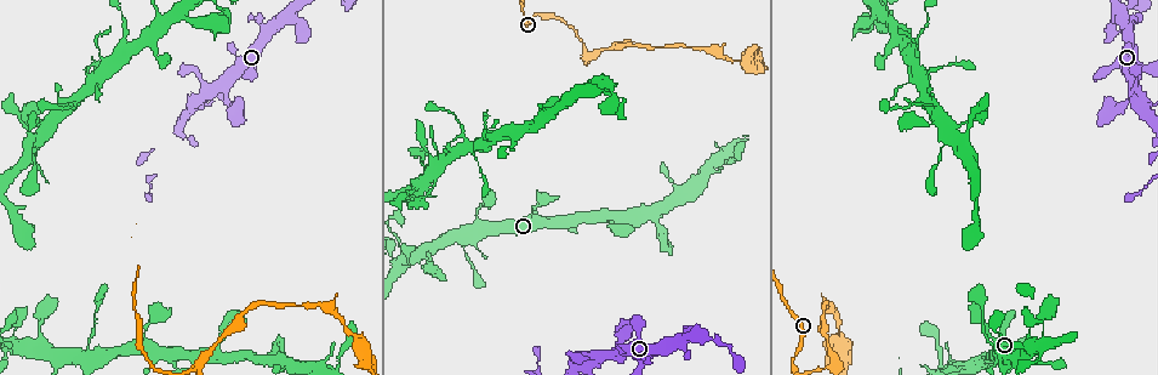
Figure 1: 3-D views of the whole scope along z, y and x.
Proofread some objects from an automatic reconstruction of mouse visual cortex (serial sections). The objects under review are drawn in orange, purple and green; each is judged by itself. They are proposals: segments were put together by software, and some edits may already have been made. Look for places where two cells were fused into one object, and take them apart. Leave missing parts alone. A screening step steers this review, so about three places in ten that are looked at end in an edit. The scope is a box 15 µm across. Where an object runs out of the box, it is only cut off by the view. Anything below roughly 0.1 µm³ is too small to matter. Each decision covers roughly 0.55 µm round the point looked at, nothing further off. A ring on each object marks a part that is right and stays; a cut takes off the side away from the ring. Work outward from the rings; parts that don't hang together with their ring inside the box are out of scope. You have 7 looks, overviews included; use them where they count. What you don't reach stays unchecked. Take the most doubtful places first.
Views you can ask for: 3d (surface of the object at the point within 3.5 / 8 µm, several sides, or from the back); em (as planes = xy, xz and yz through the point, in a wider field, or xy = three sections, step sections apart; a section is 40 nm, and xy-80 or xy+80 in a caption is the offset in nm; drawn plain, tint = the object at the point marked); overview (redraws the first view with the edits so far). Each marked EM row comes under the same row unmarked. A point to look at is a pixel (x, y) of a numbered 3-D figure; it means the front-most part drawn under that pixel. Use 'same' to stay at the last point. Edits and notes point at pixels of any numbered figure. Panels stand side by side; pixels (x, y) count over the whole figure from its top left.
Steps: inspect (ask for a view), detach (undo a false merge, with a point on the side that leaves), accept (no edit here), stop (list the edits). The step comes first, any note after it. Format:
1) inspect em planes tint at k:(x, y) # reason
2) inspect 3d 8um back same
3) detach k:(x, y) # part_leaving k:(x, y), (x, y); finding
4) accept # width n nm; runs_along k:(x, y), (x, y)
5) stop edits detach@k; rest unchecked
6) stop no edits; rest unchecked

inspect 3d 3.5um at 1:(942, 363) # narrows sharply

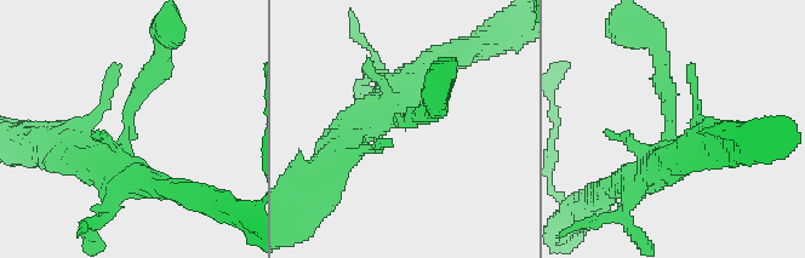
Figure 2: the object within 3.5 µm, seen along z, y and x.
inspect em planes tint at 2:(130, 129) # arms 4; arm_widths 250, 400, 450, 450 nm

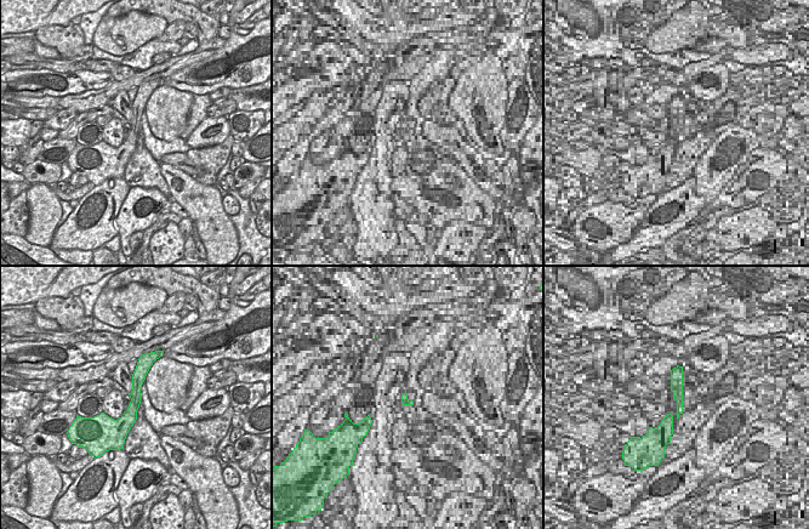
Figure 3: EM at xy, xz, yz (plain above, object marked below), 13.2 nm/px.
accept # runs_along 2:(72, 150), (109, 159), (158, 58); continuous, no second cell

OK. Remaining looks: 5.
inspect 3d 8um at 1:(837, 362) # calibre changes

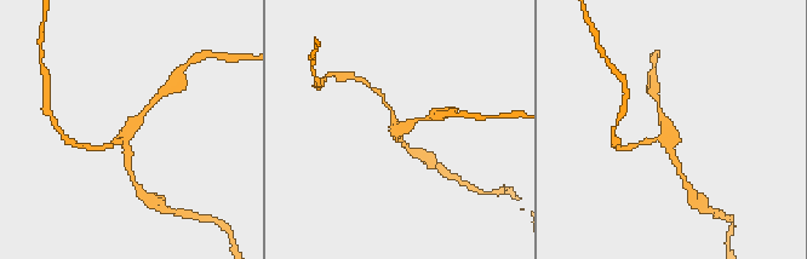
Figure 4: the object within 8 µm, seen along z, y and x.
inspect 3d 3.5um at 4:(669, 136) # zoom in

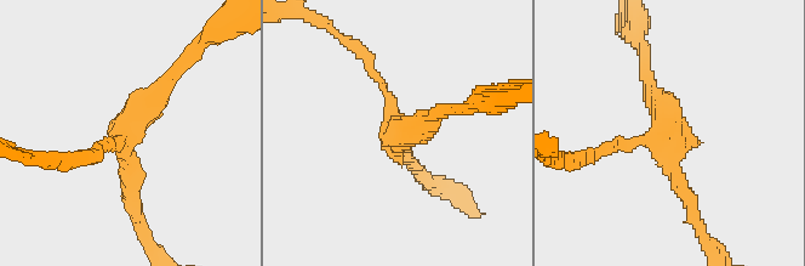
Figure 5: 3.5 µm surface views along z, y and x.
inspect em planes tint at 5:(400, 134) # now the EM

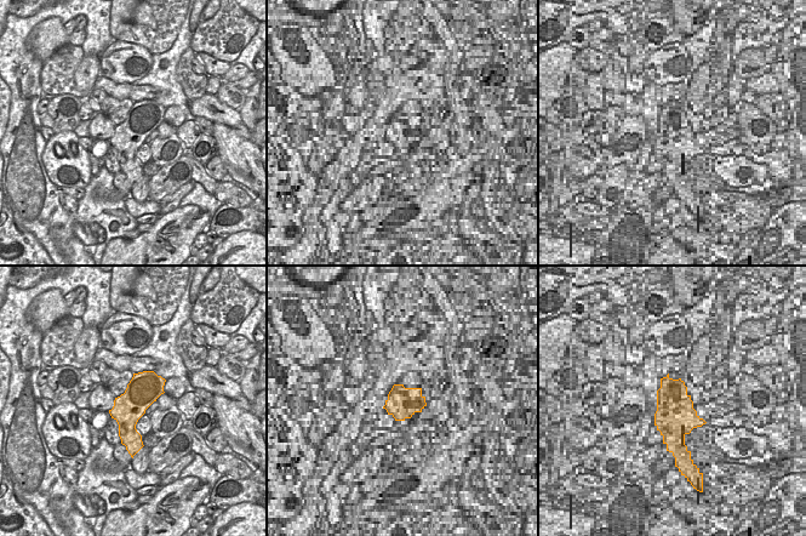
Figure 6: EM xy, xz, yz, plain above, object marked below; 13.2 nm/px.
detach 5:(142, 92) # part_leaving 5:(126, 131), (198, 49); a second cell is stuck on

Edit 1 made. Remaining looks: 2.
stop edits detach@5; rest unchecked

